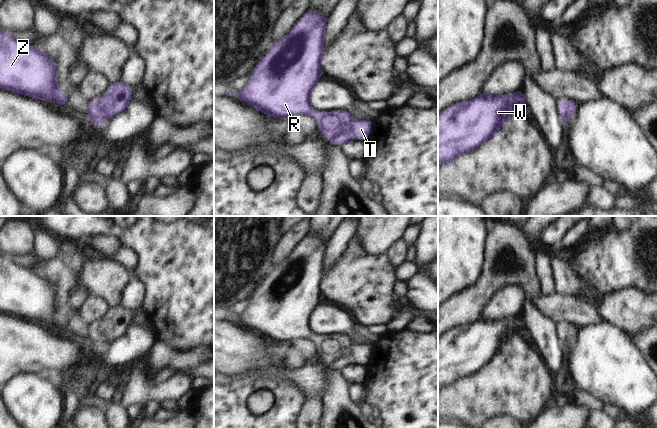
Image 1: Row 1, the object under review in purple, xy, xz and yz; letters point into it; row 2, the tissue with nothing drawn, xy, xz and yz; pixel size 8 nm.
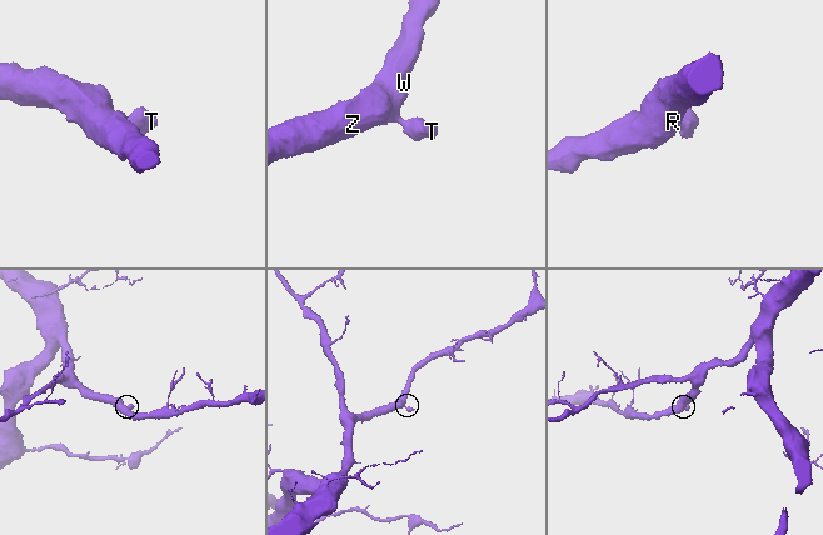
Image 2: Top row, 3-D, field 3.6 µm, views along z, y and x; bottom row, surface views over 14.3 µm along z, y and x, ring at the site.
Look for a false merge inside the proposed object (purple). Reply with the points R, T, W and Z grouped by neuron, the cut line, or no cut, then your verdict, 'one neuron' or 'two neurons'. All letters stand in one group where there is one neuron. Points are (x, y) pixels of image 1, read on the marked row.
R T W Z | no cut | one neuron

